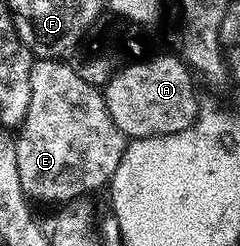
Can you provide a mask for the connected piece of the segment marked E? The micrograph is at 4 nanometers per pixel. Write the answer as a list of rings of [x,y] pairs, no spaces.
[[[36,60],[31,63],[30,104],[24,121],[18,127],[20,139],[16,138],[16,163],[18,180],[22,180],[25,198],[36,202],[63,204],[72,199],[91,195],[91,190],[100,190],[111,183],[114,172],[124,155],[126,139],[117,128],[104,103],[104,95],[92,86],[64,60]]]

